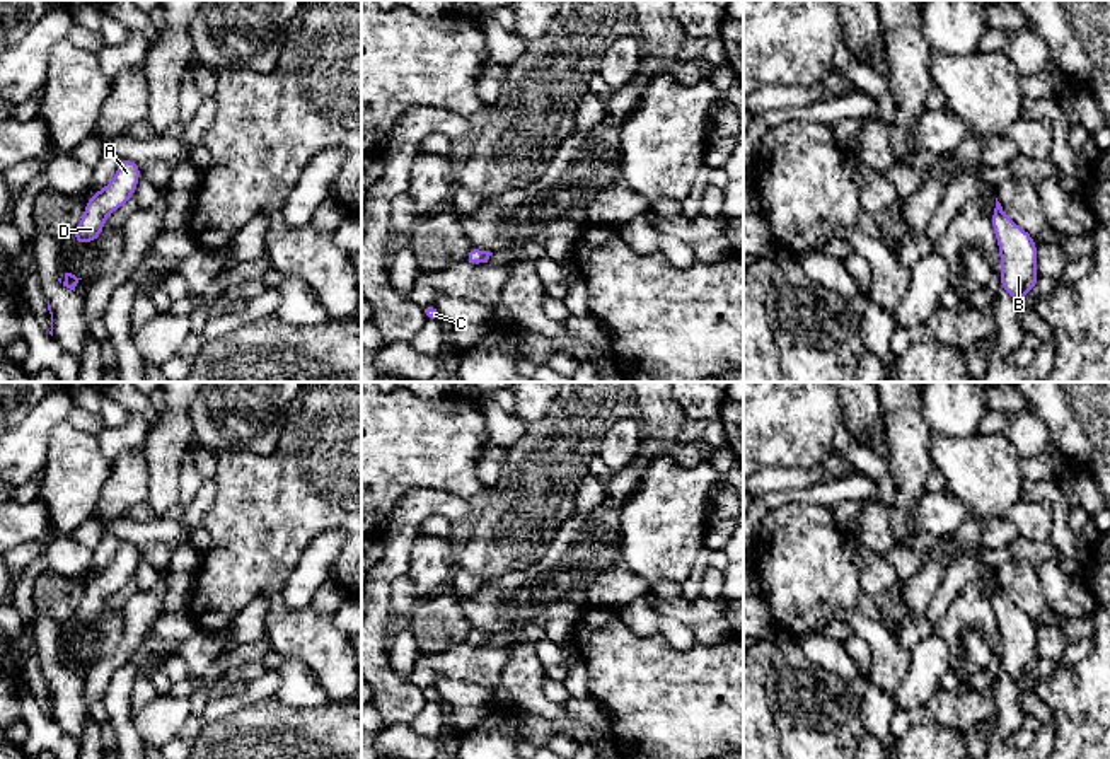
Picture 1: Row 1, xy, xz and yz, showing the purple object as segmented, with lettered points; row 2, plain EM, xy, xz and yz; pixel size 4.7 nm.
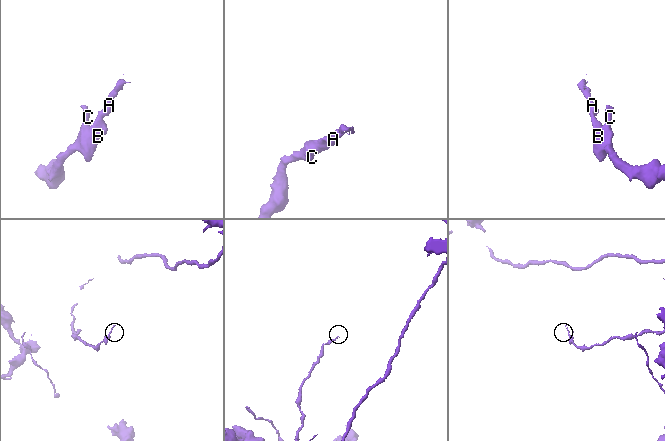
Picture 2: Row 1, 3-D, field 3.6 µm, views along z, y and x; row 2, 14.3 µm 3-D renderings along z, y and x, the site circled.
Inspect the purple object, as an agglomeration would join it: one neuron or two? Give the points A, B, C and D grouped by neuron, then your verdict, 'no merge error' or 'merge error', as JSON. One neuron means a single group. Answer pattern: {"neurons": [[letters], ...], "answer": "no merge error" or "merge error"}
{"neurons": [["A", "B", "C", "D"]], "answer": "no merge error"}

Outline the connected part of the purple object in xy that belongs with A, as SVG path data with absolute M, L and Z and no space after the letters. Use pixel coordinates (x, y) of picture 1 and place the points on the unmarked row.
M119 541L119 549L113 563L89 580L85 595L73 616L75 626L97 623L106 605L106 599L121 590L135 576L138 563L140 546Z

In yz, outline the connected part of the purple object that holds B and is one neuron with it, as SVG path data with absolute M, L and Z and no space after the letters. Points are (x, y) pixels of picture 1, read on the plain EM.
M997 580L991 604L999 624L999 640L1003 645L999 665L1021 689L1023 677L1032 674L1038 663L1037 626L1028 614L1006 597Z

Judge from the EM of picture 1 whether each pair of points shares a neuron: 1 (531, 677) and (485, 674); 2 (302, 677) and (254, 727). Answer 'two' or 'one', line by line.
1: two
2: two

